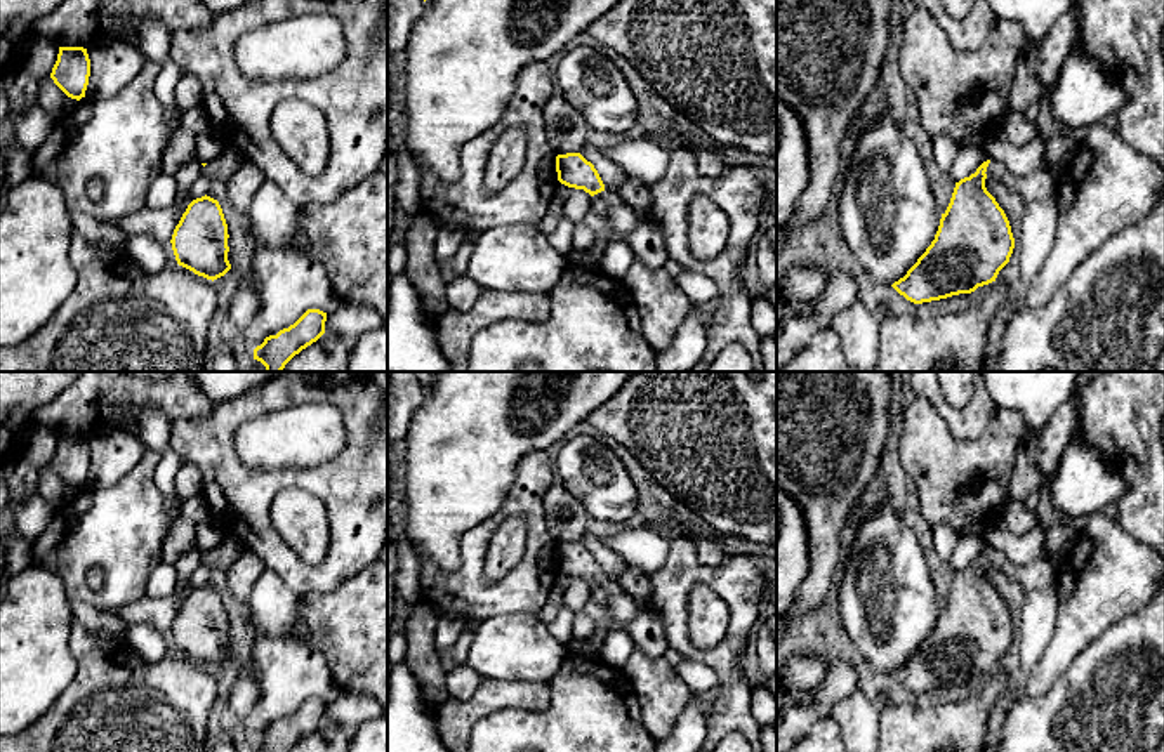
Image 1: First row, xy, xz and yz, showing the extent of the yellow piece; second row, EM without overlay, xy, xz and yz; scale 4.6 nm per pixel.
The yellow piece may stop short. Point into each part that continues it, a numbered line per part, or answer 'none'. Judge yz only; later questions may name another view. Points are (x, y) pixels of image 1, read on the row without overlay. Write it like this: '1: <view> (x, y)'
1: yz (1034, 575)

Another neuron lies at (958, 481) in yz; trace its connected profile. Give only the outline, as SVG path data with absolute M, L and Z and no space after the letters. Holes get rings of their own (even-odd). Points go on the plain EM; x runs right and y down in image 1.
M916 396L903 413L898 457L905 474L917 486L924 521L929 526L949 524L959 535L968 521L980 521L985 526L997 521L1009 500L1008 485L1015 472L1015 457L1027 436L1028 424L1022 412L995 408L980 438L957 439L936 408L928 399Z

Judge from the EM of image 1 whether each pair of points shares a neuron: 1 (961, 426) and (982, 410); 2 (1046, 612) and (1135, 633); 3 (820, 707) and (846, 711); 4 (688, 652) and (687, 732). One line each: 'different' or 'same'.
1: same
2: different
3: different
4: different

